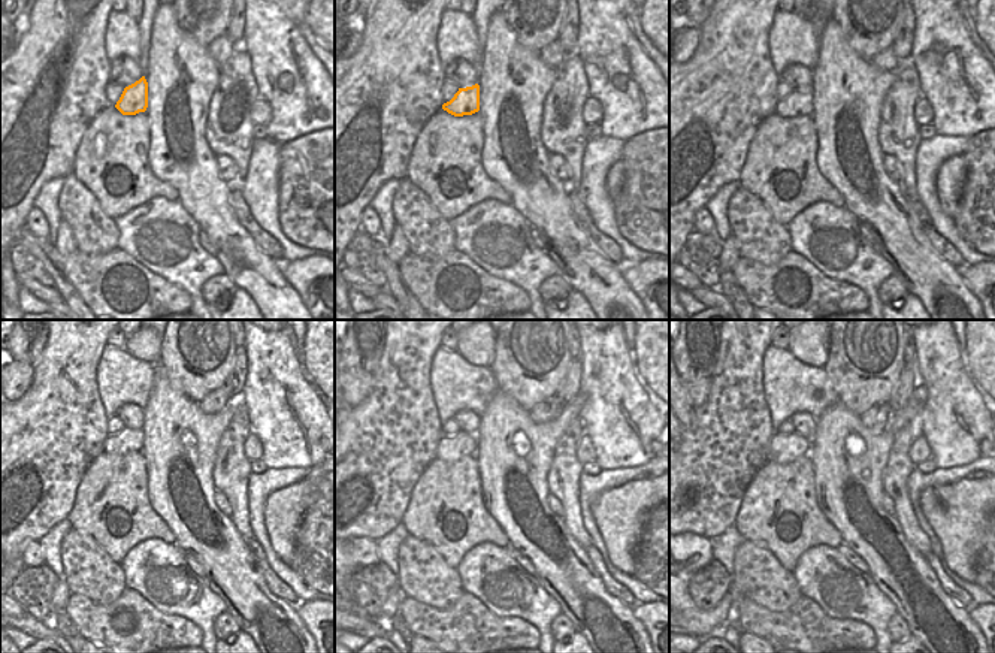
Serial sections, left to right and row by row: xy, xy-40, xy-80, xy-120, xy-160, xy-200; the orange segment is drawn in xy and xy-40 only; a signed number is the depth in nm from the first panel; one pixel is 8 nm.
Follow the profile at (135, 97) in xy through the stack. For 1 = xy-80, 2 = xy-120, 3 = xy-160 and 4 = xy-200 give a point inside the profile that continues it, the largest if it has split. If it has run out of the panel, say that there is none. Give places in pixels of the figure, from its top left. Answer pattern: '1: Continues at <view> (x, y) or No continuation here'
1: Continues at xy-80 (797, 103)
2: Continues at xy-120 (129, 440)
3: Continues at xy-160 (450, 447)
4: Continues at xy-200 (783, 449).

